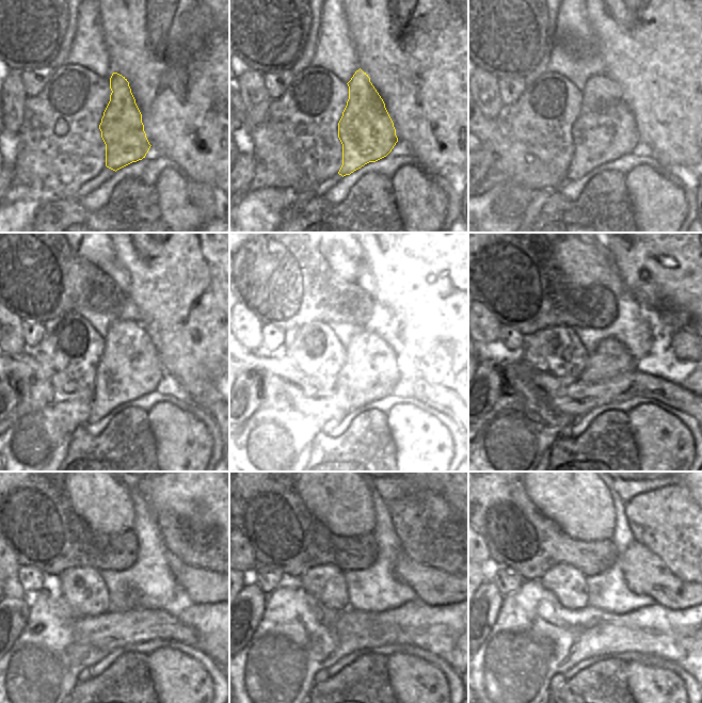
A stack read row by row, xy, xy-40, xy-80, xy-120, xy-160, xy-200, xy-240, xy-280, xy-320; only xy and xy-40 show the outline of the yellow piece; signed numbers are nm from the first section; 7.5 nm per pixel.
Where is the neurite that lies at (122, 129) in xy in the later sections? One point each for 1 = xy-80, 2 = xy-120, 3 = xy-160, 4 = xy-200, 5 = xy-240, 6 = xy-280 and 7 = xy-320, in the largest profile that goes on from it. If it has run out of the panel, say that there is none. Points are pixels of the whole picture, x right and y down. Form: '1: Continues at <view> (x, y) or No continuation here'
1: Continues at xy-80 (605, 130)
2: Continues at xy-120 (130, 367)
3: Continues at xy-160 (370, 371)
4: Continues at xy-200 (610, 357)
5: Continues at xy-240 (129, 602)
6: Continues at xy-280 (322, 675)
7: Continues at xy-320 (557, 680).

